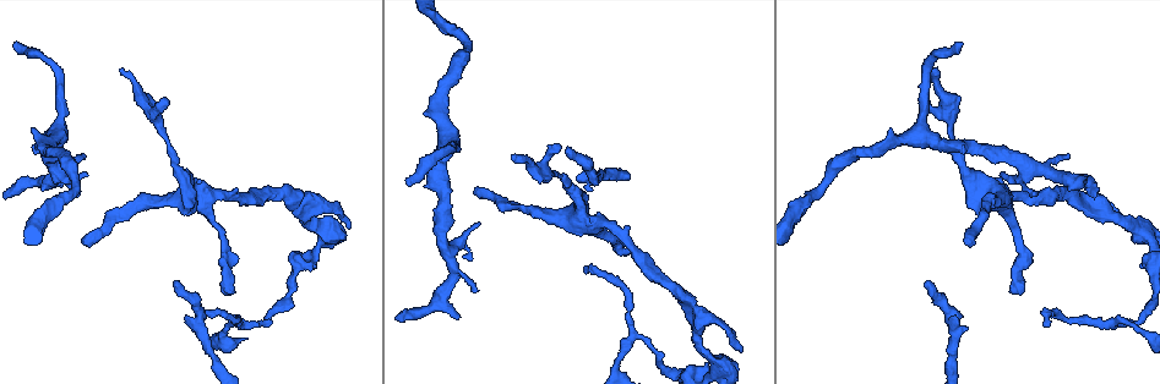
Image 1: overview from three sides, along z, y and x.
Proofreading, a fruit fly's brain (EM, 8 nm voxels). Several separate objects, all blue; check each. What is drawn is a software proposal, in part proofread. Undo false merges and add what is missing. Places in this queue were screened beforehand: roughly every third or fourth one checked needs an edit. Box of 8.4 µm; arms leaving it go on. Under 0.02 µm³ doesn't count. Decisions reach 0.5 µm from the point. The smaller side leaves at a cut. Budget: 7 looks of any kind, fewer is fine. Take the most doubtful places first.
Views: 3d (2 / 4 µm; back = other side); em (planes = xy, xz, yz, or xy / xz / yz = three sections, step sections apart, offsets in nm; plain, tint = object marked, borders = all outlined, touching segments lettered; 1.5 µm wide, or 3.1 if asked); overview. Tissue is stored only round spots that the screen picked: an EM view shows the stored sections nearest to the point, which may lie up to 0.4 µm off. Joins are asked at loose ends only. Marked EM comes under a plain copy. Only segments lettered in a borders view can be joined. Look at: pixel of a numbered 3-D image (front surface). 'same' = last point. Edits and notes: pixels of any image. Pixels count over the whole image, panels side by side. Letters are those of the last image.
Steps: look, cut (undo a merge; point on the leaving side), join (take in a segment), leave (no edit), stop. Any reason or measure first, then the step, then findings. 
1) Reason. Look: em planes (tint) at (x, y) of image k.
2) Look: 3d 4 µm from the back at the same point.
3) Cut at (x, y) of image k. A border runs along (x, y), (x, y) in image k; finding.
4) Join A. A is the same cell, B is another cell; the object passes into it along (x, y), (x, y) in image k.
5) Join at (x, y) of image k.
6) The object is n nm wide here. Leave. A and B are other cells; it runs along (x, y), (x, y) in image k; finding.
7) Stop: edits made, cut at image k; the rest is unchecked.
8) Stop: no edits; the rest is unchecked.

An open end. Look: 3d 2 µm at (175, 282) of image 1.

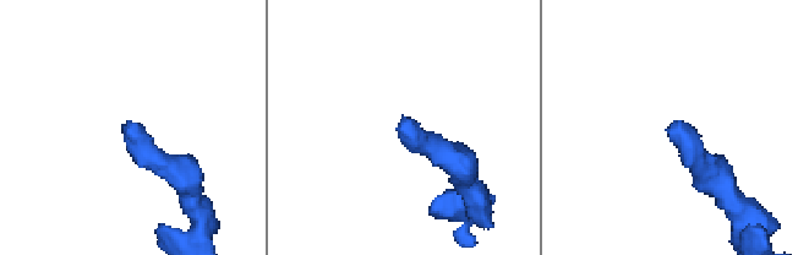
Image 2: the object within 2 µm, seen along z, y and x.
Now the EM. Look: em planes (borders) at (405, 116) of image 2.

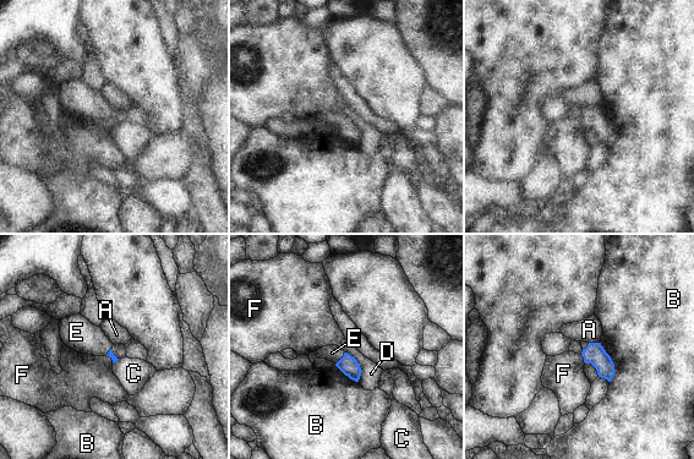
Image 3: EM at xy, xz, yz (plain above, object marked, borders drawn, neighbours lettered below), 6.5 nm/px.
Join E. E is the same cell, A, B, C, D and F are other cells; the cell continues.

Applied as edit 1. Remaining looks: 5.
Branch stops here. Look: em xz step 8 (borders) at (86, 239) of image 1.

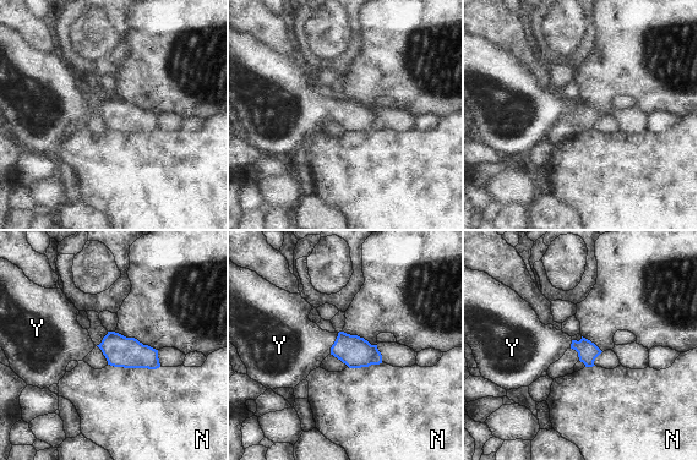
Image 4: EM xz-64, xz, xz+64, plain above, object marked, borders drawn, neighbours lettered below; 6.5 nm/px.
Cut it another way. Look: em planes (borders) at the same point.

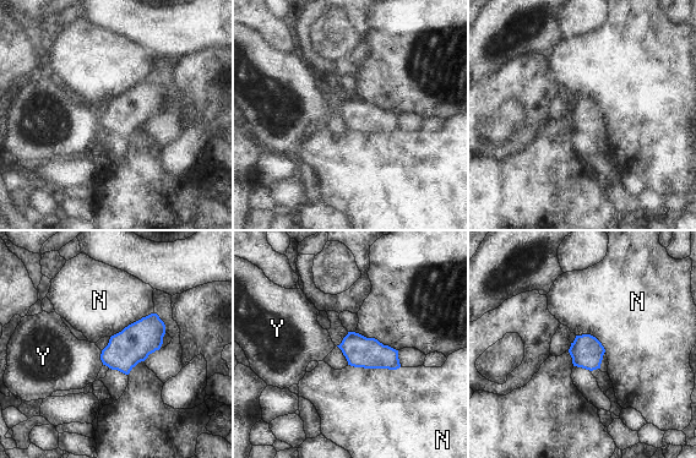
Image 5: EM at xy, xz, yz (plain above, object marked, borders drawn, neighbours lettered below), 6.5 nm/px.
The object is 200 nm wide here. Join Y. Y is the same cell, N is another cell; the object passes into it along (125, 349), (101, 358), (64, 363) in image 5; the cell continues.

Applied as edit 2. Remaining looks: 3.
An open end. Look: 3d 4 µm at (460, 315) of image 1.

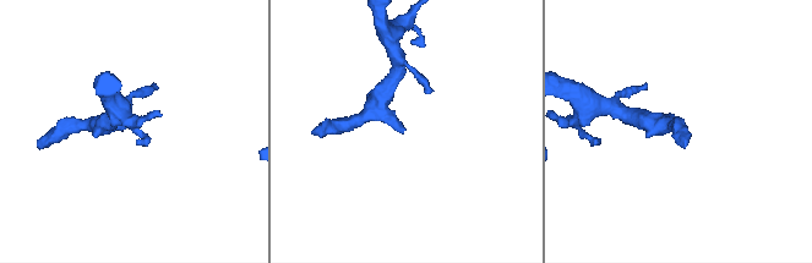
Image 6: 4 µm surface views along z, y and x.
Need the tissue. Look: em planes (borders) at (406, 129) of image 6.

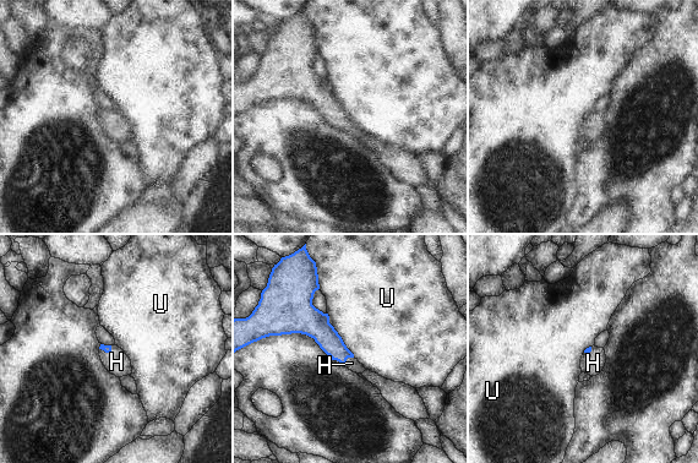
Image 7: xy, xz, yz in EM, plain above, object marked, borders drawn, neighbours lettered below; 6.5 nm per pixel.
The longest contact is with U, 340 nm. Join H. H is the same cell, U is another cell; it goes on there.

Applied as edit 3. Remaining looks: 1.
Stop: edits made, join at image 3, join at image 5, join at image 7; the rest is unchecked.

